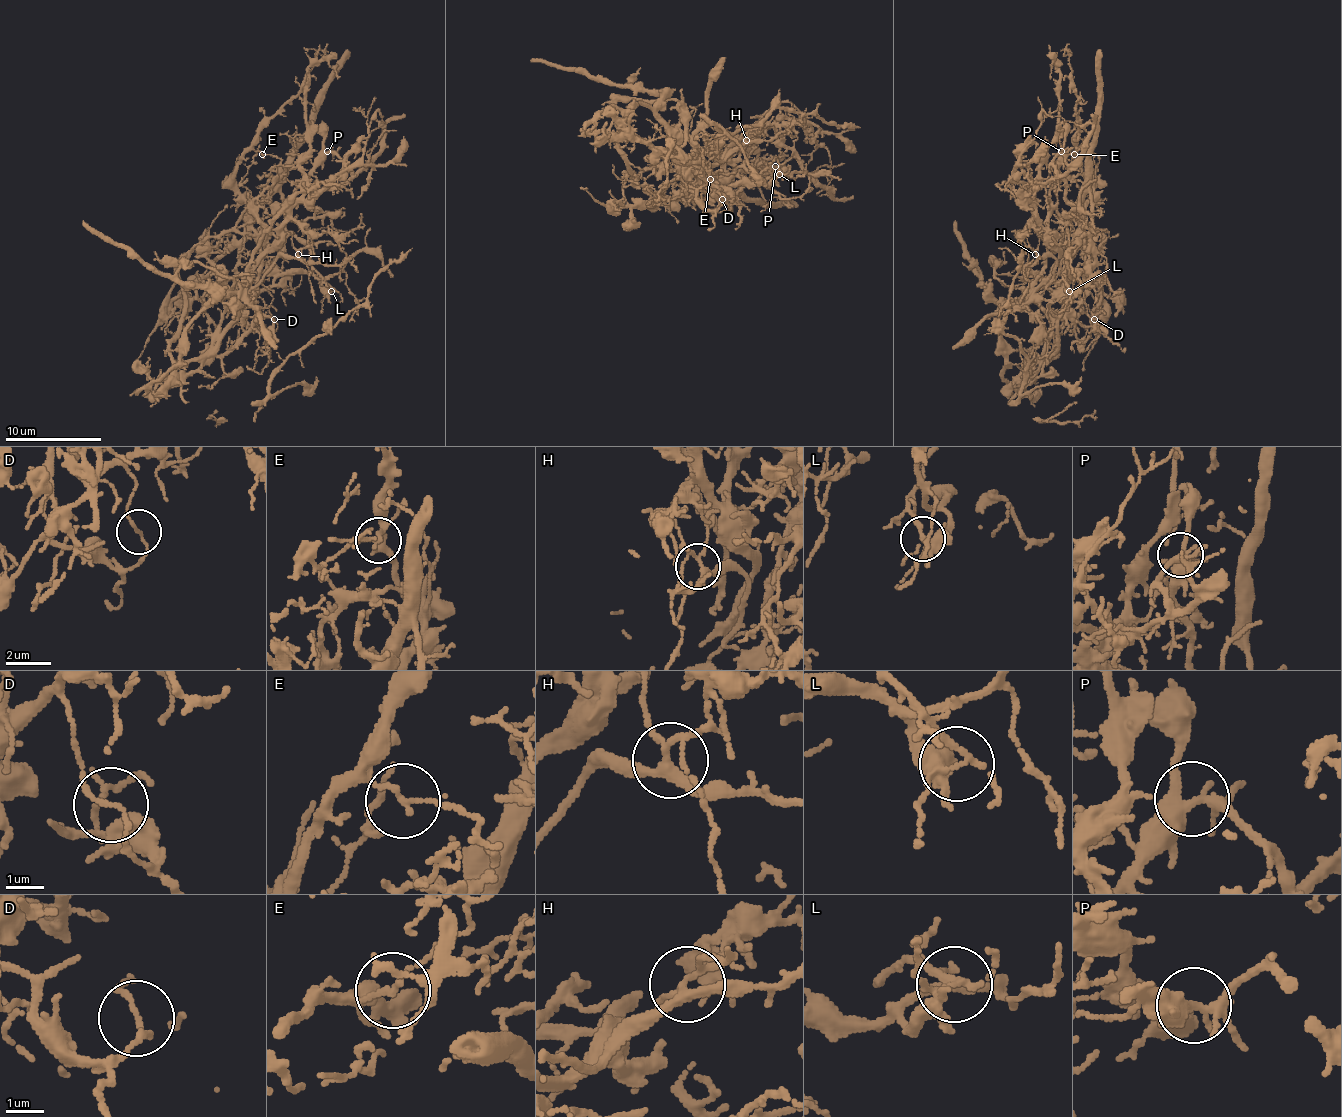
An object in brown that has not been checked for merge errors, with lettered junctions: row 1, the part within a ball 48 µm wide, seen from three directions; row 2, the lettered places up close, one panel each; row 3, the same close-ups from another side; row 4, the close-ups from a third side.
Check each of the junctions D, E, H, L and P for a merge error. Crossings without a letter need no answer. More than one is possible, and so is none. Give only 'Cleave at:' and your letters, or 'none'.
Cleave at: D, E, L

